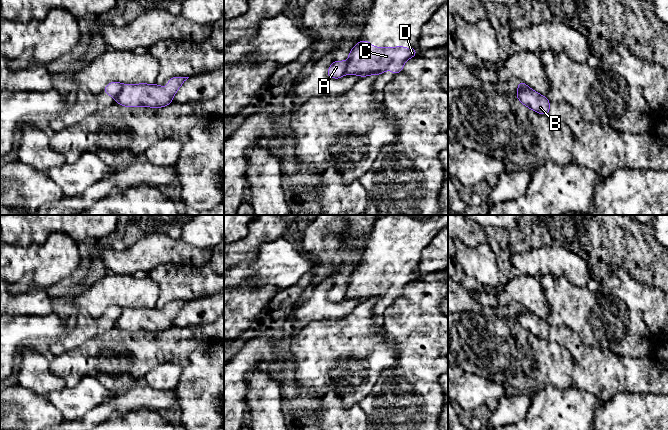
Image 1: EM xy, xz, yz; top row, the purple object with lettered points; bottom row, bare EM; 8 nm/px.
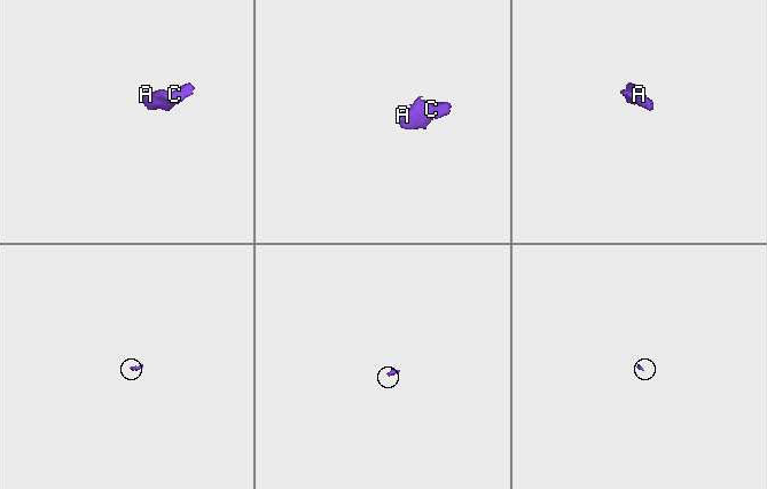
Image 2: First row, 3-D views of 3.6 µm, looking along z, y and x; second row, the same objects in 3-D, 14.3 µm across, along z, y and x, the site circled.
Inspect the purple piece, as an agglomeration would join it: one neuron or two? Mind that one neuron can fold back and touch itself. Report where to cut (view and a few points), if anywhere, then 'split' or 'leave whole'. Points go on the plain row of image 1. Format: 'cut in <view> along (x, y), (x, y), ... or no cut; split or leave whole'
cut in xy along (123, 309), (115, 323); split

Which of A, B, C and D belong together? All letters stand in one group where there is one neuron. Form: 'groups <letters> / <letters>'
groups A / B C D

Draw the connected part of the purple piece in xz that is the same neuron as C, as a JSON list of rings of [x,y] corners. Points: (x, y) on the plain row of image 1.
[[[368,264],[359,265],[349,275],[349,282],[345,298],[360,299],[361,302],[368,299],[379,299],[386,294],[391,294],[394,299],[403,294],[405,286],[417,280],[416,273],[398,271],[374,271]]]

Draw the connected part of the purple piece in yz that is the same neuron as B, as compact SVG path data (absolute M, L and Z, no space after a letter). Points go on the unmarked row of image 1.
M529 310L523 313L518 313L515 321L518 322L523 329L534 334L538 338L550 338L550 325L548 322L540 319Z

